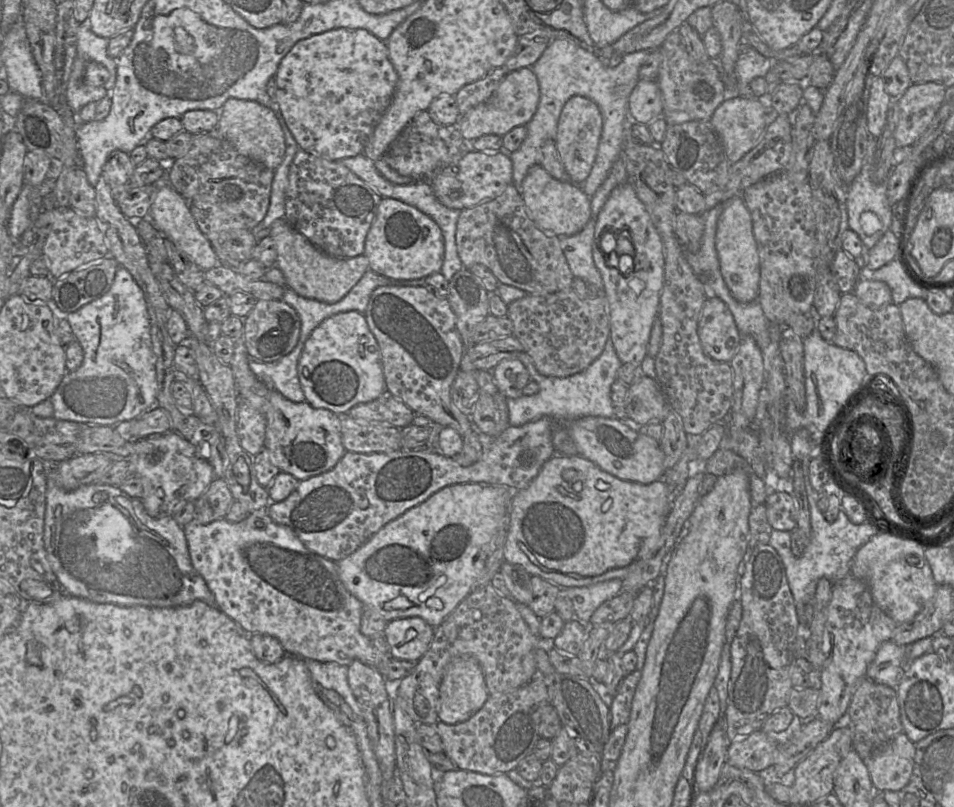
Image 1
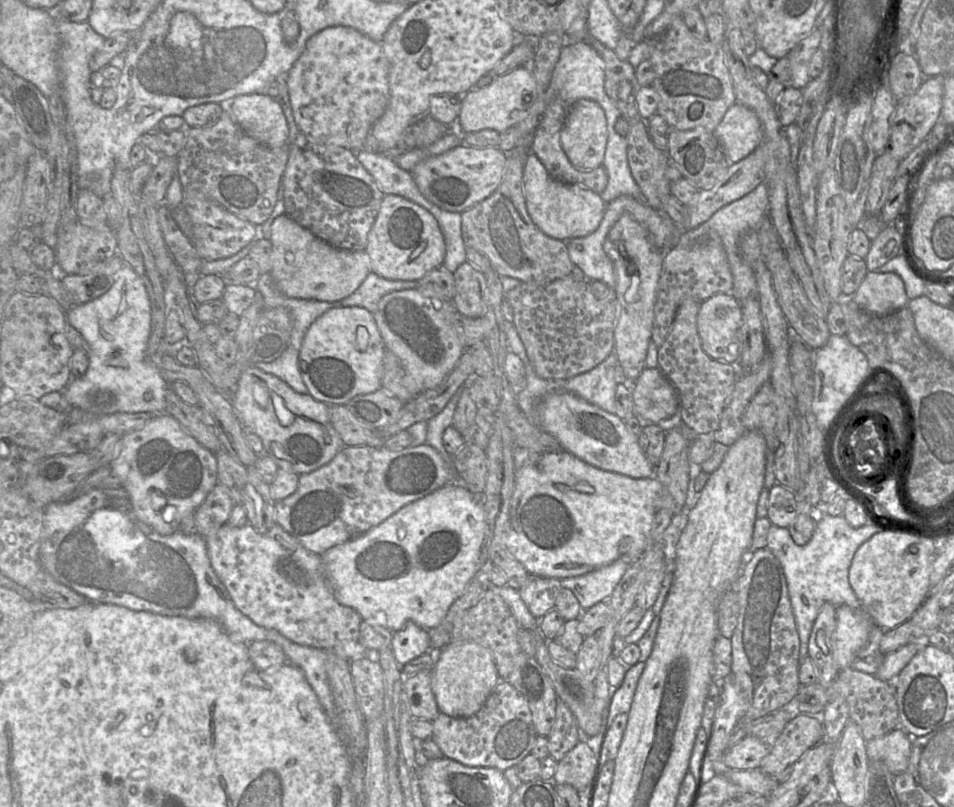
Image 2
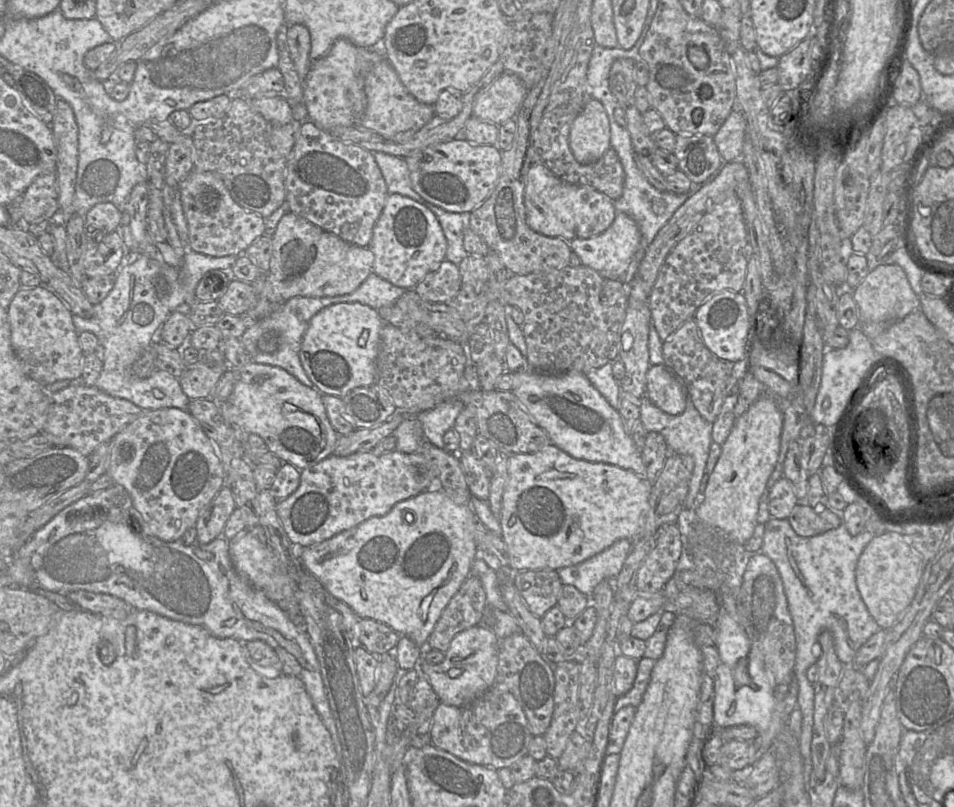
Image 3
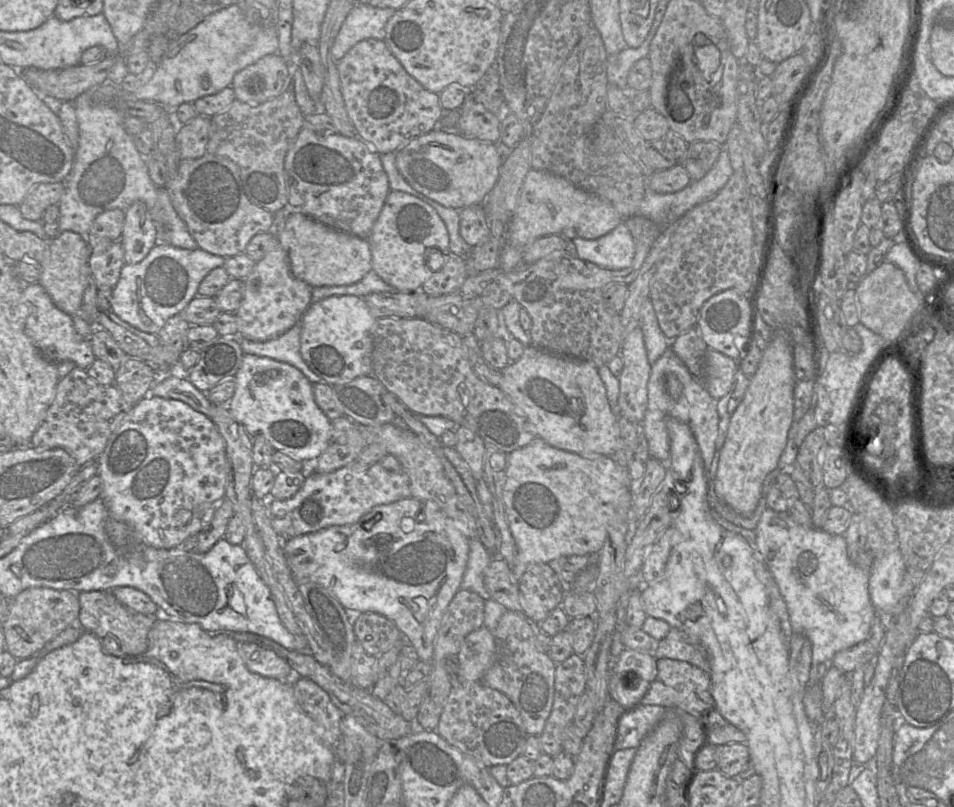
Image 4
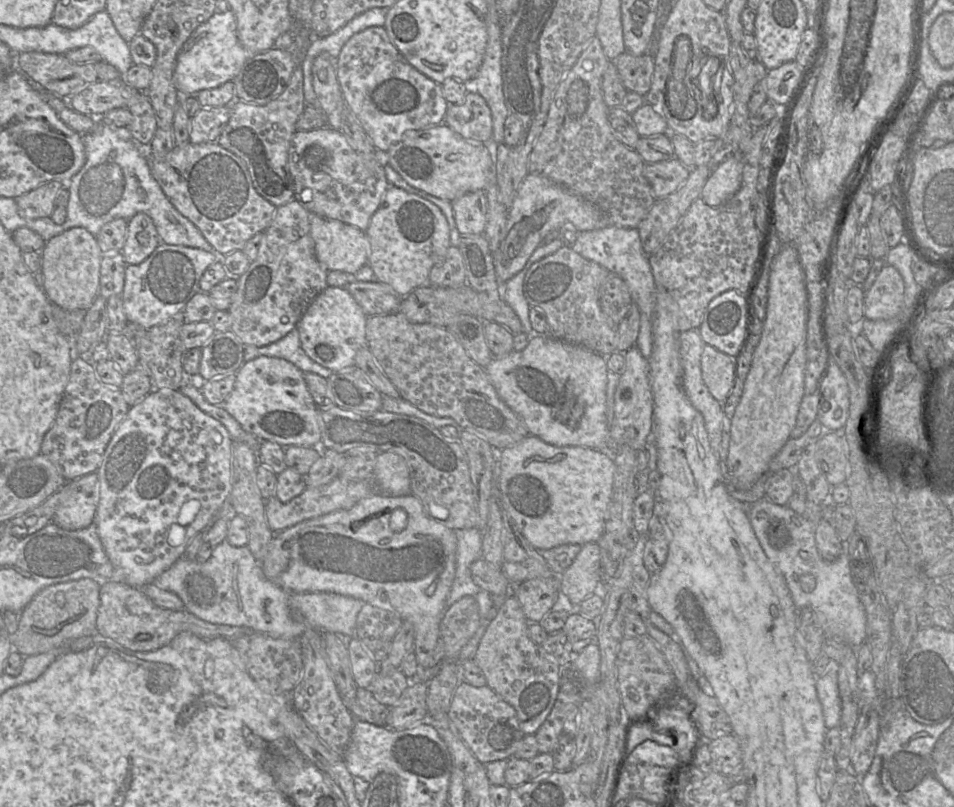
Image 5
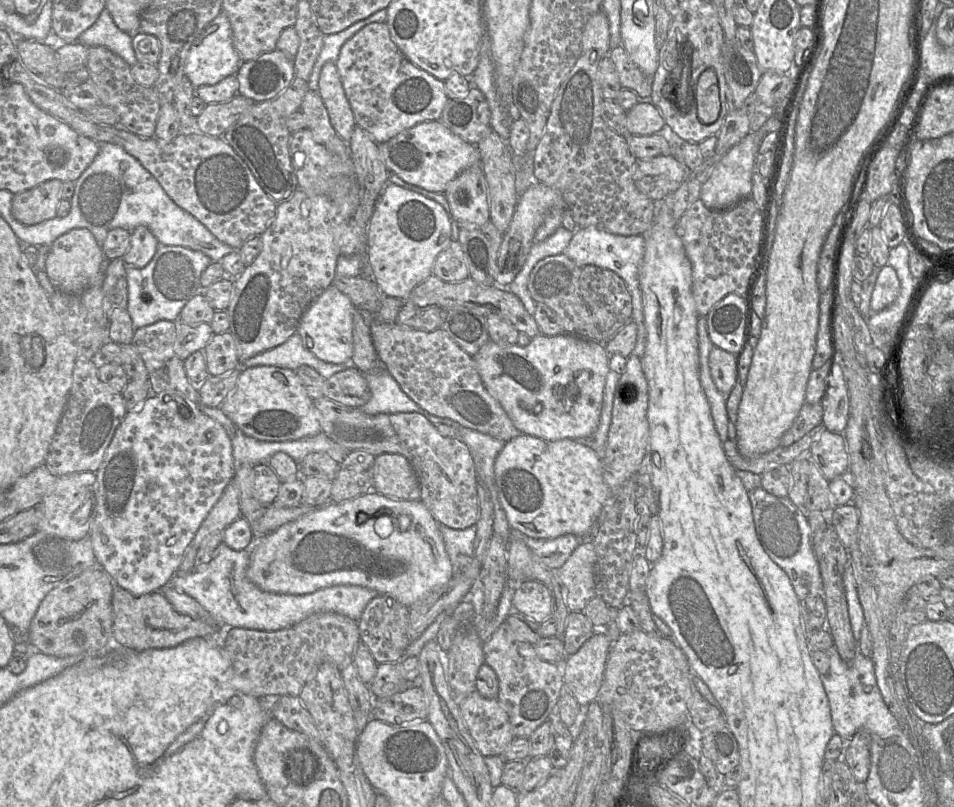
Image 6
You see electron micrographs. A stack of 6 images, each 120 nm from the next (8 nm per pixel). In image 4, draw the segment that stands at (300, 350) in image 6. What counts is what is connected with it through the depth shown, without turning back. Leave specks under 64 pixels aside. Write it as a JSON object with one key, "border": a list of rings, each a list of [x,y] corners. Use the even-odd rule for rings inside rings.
{"border":[[[295,324],[280,336],[264,342],[255,342],[240,338],[244,354],[268,357],[280,362],[286,362],[299,369],[312,383],[323,382],[306,364],[300,353],[301,325]]]}

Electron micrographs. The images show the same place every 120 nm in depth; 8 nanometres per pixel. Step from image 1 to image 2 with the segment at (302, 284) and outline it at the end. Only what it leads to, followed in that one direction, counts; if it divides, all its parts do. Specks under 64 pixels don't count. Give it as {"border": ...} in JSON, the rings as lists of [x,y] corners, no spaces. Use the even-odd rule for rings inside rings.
{"border":[[[287,214],[275,218],[270,229],[272,268],[269,272],[286,296],[335,302],[350,296],[371,271],[365,250],[339,249],[316,236]]]}

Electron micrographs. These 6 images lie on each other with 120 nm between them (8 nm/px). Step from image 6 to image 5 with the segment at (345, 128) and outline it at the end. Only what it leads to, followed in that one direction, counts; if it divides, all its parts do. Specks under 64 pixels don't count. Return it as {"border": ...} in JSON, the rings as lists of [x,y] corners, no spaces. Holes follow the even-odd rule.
{"border":[[[327,52],[319,54],[312,64],[312,83],[317,105],[326,114],[327,126],[339,130],[344,96],[336,74],[336,60]]]}

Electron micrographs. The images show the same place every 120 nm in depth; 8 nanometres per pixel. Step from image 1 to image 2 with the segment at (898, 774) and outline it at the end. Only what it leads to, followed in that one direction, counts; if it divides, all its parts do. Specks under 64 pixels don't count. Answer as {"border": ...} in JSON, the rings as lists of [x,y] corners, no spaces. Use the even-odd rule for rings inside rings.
{"border":[[[901,727],[866,743],[870,761],[884,762],[893,775],[905,771],[911,752],[911,736]]]}

